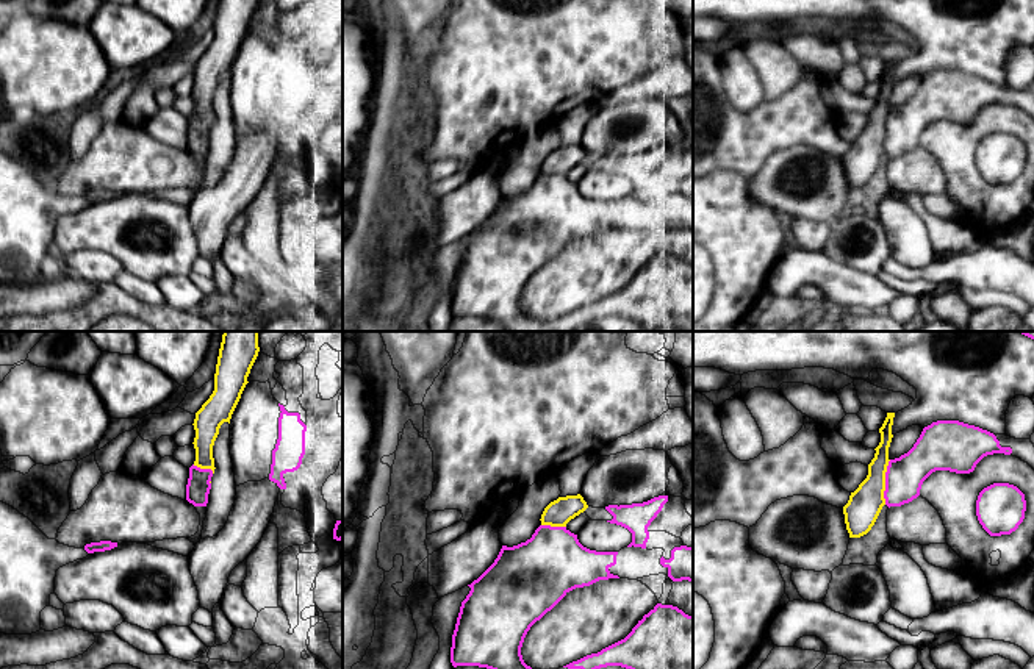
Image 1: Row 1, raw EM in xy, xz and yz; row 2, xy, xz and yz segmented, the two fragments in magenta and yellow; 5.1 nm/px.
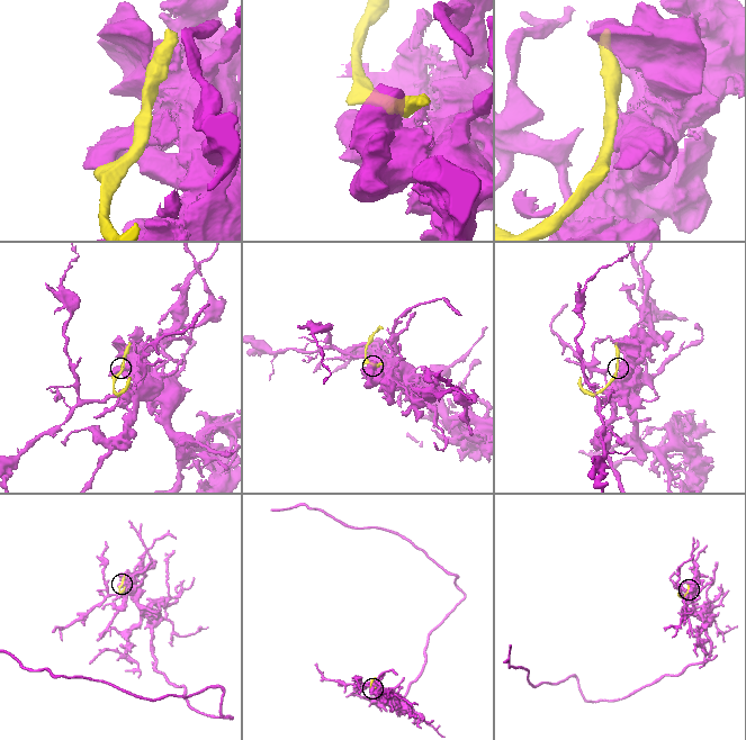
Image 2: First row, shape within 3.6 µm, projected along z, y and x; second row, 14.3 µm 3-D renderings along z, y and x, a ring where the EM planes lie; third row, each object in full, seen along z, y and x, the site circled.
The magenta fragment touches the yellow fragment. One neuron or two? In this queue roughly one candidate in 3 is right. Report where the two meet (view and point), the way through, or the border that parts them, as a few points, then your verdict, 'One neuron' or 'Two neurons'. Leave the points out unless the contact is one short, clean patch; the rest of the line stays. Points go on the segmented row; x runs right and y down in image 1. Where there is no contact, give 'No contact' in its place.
Touches magenta at yz (886, 482). Boundary: yz (890, 460), (886, 469), (884, 504). Two neurons

